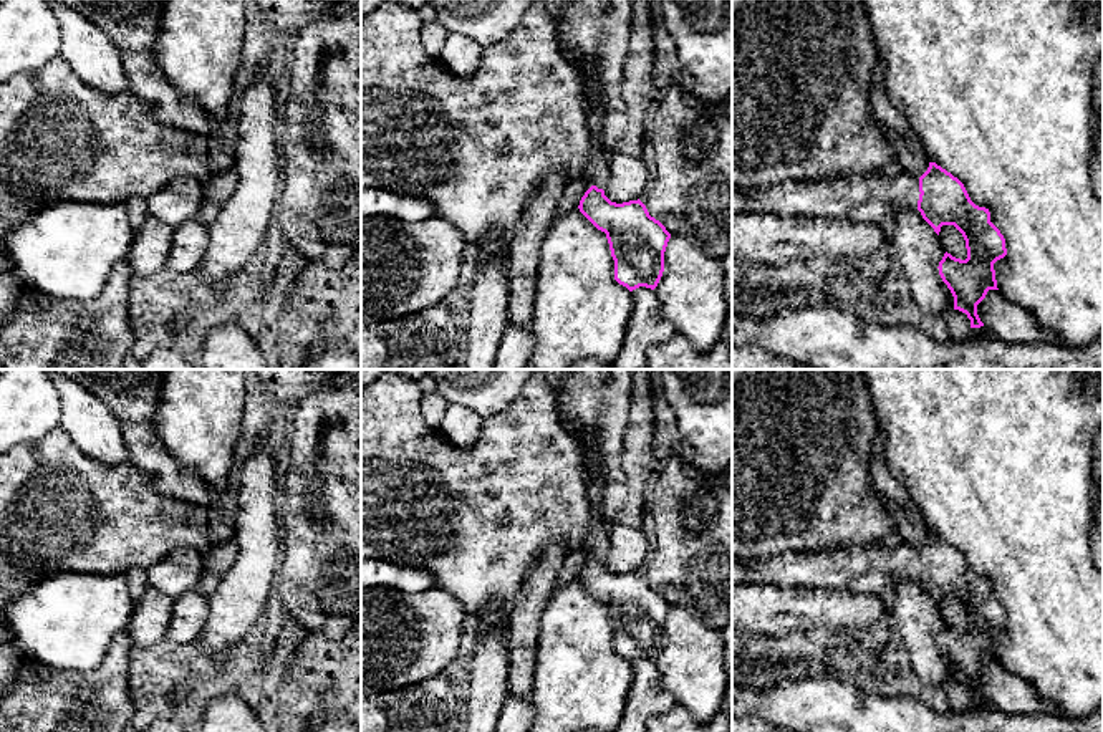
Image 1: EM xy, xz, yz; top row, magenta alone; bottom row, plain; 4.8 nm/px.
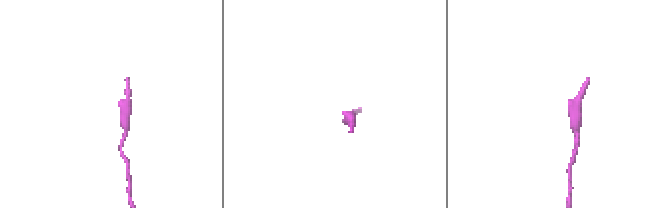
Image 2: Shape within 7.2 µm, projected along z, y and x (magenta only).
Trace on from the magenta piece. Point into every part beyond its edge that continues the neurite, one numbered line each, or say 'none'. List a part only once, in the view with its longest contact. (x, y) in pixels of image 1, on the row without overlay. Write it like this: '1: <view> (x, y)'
1: yz (878, 570)

